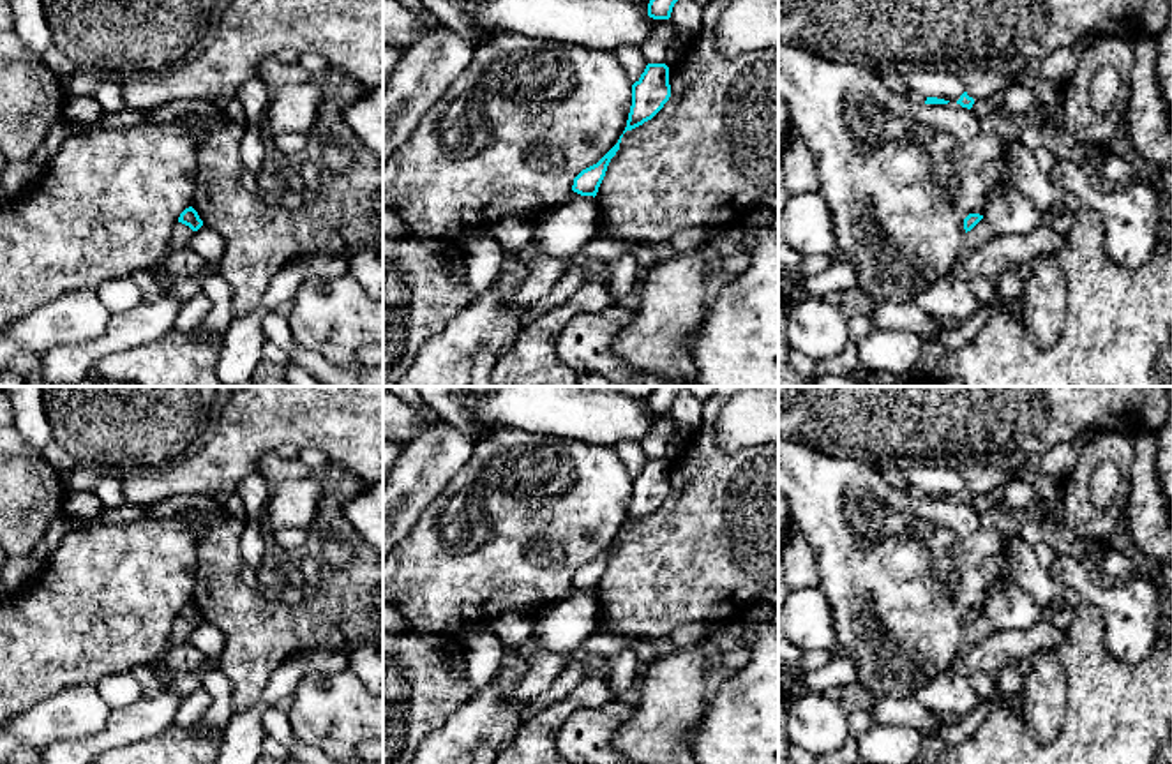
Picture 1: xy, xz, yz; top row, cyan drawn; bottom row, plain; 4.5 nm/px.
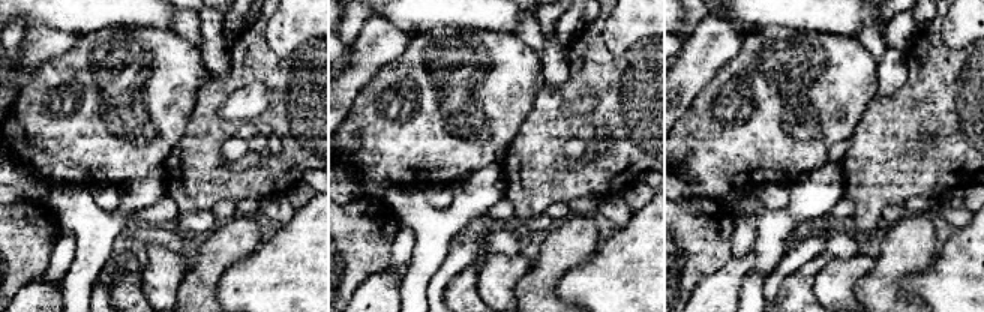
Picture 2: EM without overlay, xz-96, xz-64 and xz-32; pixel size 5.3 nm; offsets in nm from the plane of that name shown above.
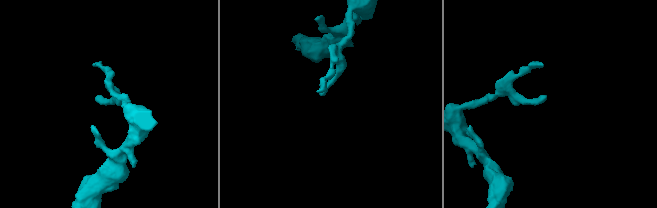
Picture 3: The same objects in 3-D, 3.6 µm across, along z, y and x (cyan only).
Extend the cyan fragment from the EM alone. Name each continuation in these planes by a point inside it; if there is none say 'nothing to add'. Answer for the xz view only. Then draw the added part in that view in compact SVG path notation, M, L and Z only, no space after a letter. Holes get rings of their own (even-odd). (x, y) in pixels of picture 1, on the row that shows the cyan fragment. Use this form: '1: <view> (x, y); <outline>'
nothing to add

